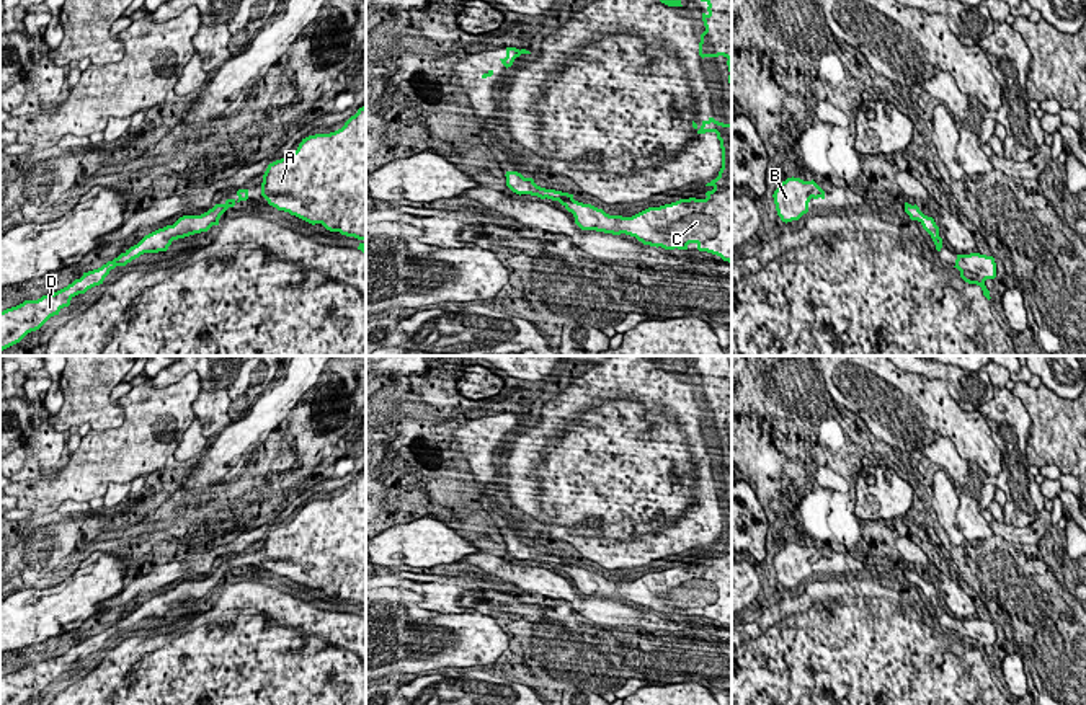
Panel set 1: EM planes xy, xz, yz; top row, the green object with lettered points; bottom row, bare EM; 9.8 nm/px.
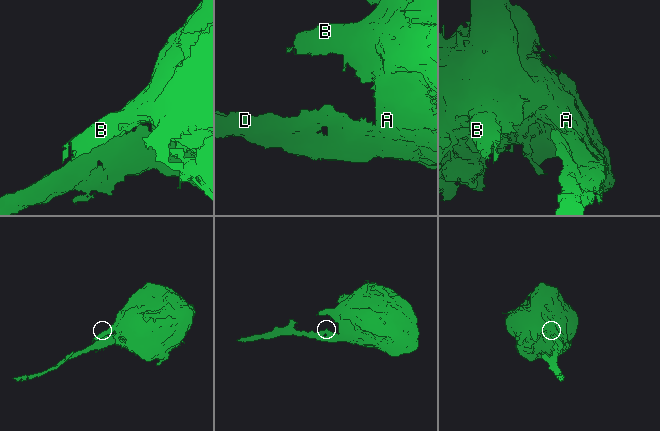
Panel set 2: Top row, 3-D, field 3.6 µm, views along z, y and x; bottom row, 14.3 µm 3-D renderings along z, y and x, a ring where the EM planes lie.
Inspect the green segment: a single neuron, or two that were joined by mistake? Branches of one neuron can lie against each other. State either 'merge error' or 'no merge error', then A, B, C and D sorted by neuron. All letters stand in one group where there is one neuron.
no merge error | A B C D

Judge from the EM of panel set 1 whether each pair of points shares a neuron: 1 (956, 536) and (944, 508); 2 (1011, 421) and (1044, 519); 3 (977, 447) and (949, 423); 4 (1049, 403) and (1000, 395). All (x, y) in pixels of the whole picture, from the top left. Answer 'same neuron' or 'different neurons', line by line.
1: same neuron
2: different neurons
3: same neuron
4: different neurons

